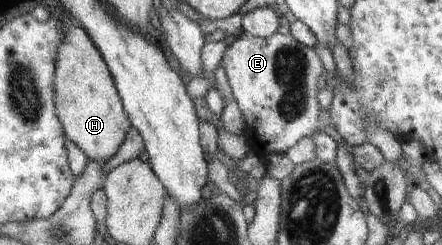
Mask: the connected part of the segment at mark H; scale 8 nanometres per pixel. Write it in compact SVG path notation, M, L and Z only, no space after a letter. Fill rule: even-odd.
M69 22L61 25L63 38L57 47L53 75L54 103L63 133L89 157L105 163L118 151L131 128L115 80L98 48L85 32Z

